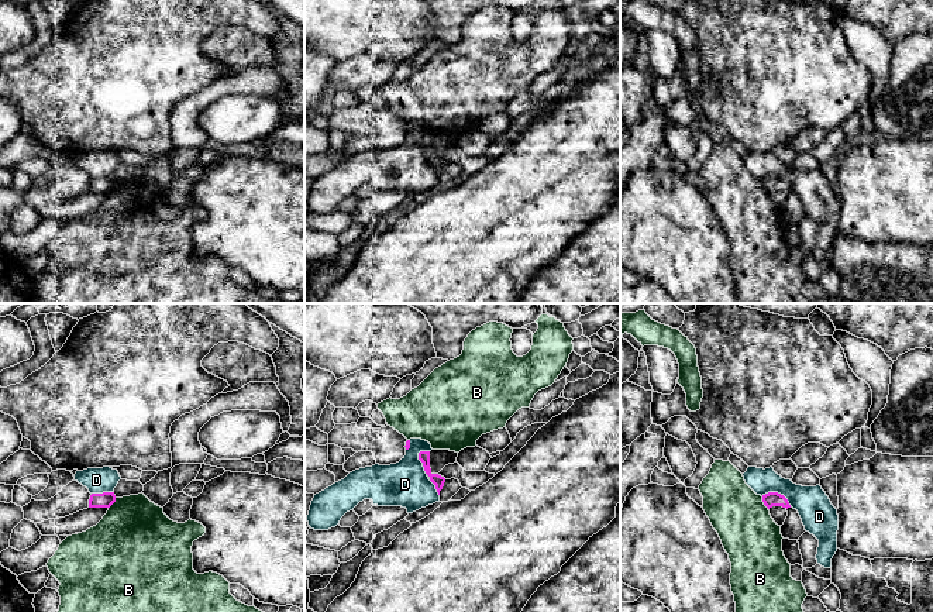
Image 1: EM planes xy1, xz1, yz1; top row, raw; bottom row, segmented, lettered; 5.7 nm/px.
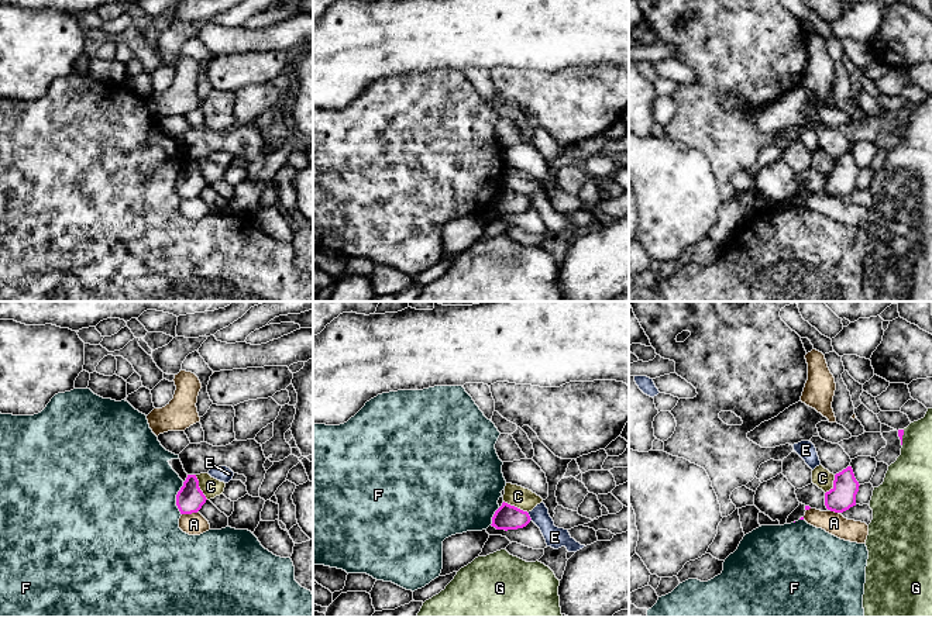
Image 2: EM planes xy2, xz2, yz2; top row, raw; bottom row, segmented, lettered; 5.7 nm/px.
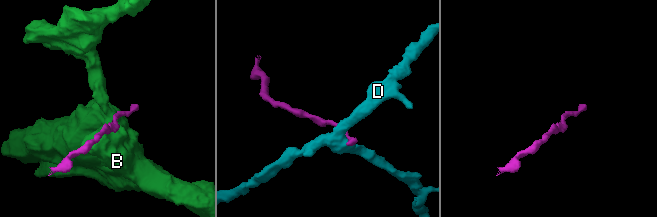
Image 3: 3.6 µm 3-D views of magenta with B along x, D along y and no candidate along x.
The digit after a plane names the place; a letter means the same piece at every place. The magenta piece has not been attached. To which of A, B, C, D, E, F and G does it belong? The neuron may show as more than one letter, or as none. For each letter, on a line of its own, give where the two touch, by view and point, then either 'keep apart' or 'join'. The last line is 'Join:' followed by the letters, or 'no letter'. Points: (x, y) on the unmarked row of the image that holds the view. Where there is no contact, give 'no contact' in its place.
A: xy2 (189, 197) | keep apart
B: yz1 (763, 185) | keep apart
C: xy2 (199, 172) | keep apart
D: xz1 (422, 145) | keep apart
E: xz2 (529, 200) | keep apart
F: xy2 (176, 183) | keep apart
G: yz2 (901, 121) | keep apart
Join: no letter

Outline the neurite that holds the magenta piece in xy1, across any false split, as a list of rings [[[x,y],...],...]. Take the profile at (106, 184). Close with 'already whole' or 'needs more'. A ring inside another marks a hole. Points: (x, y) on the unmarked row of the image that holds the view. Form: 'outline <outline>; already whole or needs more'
outline [[[114,176],[92,178],[87,193],[55,203],[55,219],[59,221],[86,216],[103,203],[114,186]]]; needs more

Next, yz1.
outline [[[768,176],[762,179],[762,186],[768,192],[771,202],[778,210],[782,210],[791,192],[788,183],[778,176]]]; needs more

